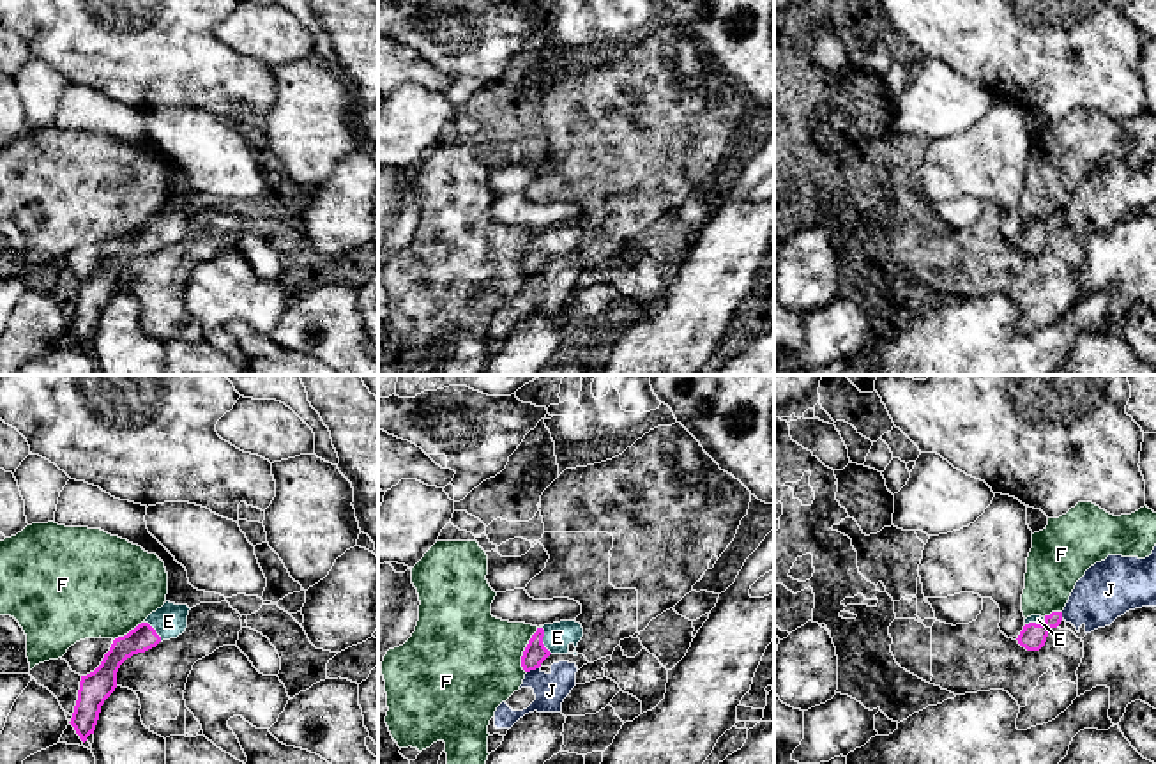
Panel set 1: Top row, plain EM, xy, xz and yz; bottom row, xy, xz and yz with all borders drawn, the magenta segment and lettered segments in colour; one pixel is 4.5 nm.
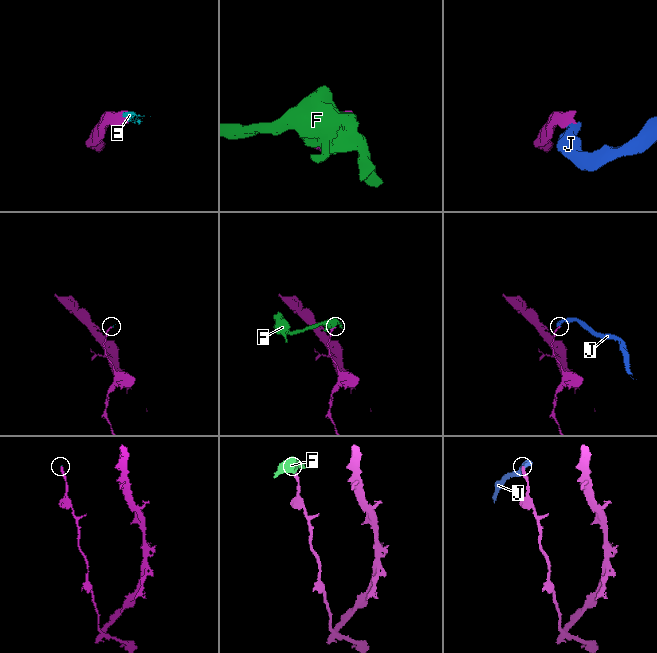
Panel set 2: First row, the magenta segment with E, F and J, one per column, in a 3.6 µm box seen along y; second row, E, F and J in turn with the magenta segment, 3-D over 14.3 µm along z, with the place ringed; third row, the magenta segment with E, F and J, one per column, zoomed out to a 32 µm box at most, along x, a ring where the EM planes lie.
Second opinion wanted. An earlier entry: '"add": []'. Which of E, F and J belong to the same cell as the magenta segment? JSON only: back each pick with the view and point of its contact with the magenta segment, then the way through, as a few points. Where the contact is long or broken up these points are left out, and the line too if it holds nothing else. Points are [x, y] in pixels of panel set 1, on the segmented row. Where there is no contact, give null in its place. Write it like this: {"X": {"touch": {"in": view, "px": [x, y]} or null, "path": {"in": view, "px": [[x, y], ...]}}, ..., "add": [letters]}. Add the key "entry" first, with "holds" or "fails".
{"entry": "holds", "add": []}

